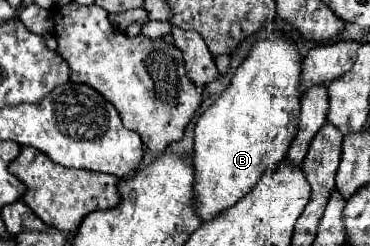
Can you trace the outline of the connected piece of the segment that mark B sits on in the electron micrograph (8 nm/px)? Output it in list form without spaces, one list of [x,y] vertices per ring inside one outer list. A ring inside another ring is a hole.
[[[285,33],[257,41],[247,59],[237,67],[229,87],[197,119],[195,125],[195,201],[203,221],[235,205],[263,171],[275,169],[299,125],[301,59],[297,45]]]

